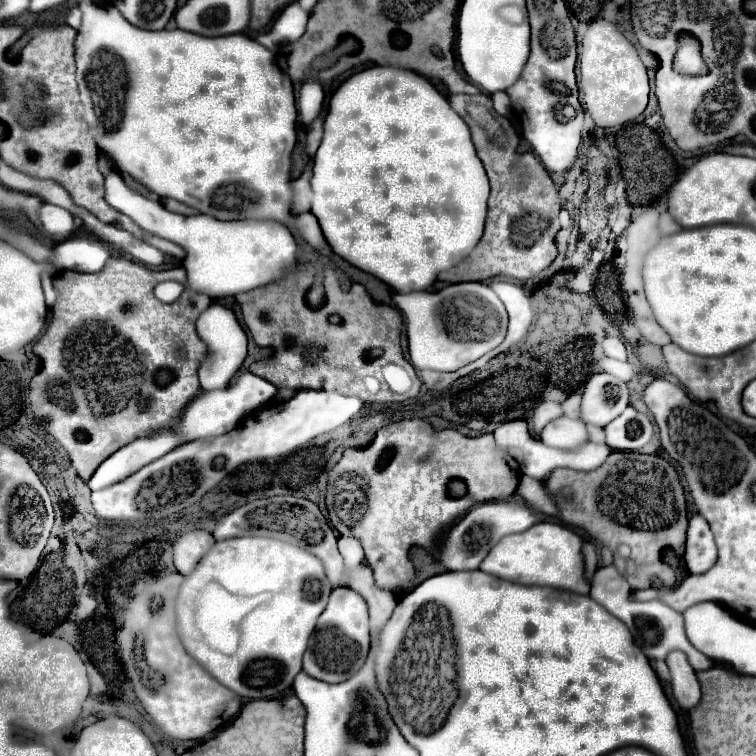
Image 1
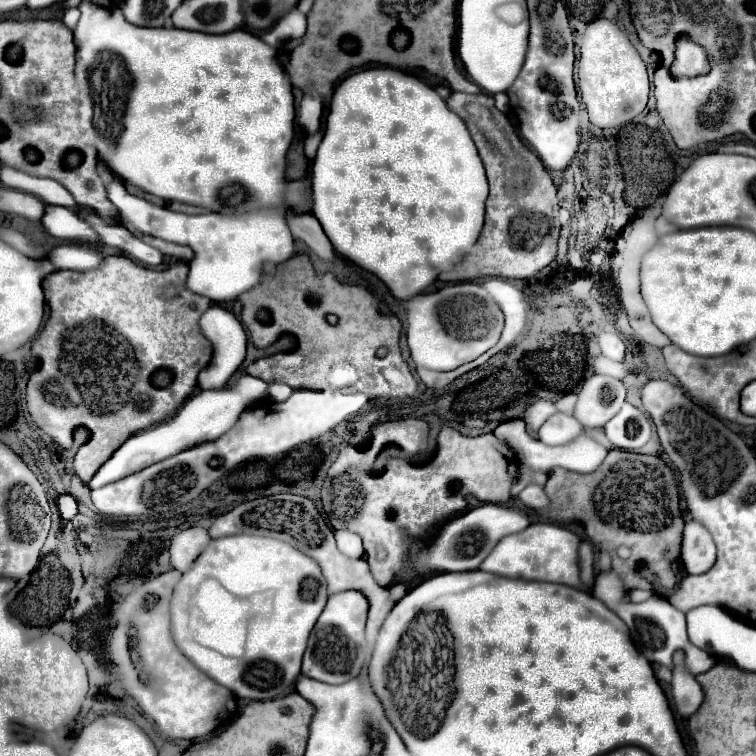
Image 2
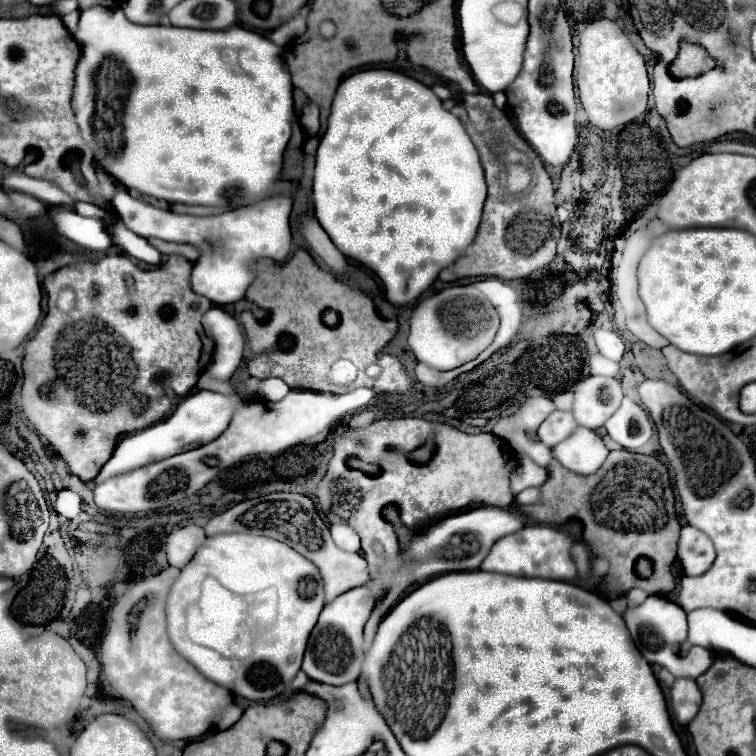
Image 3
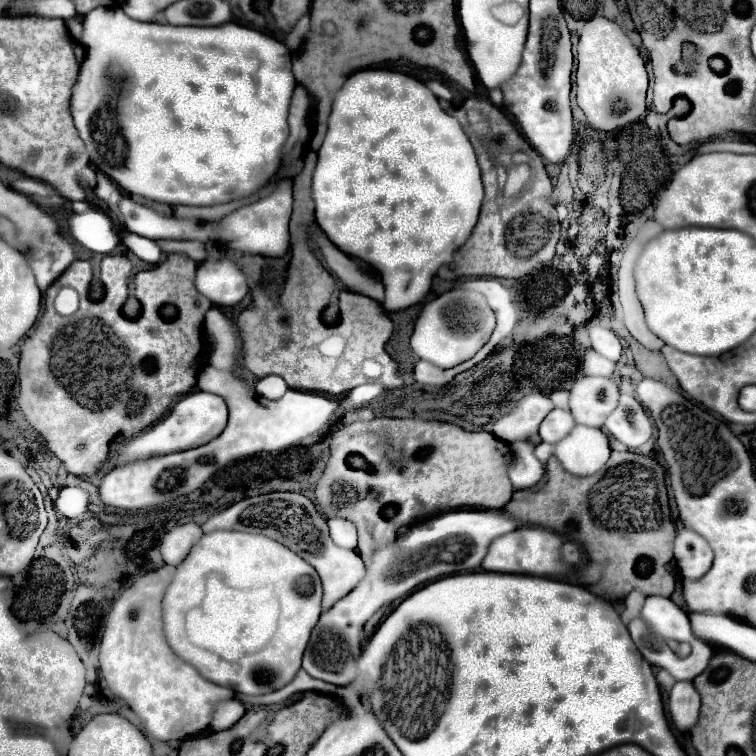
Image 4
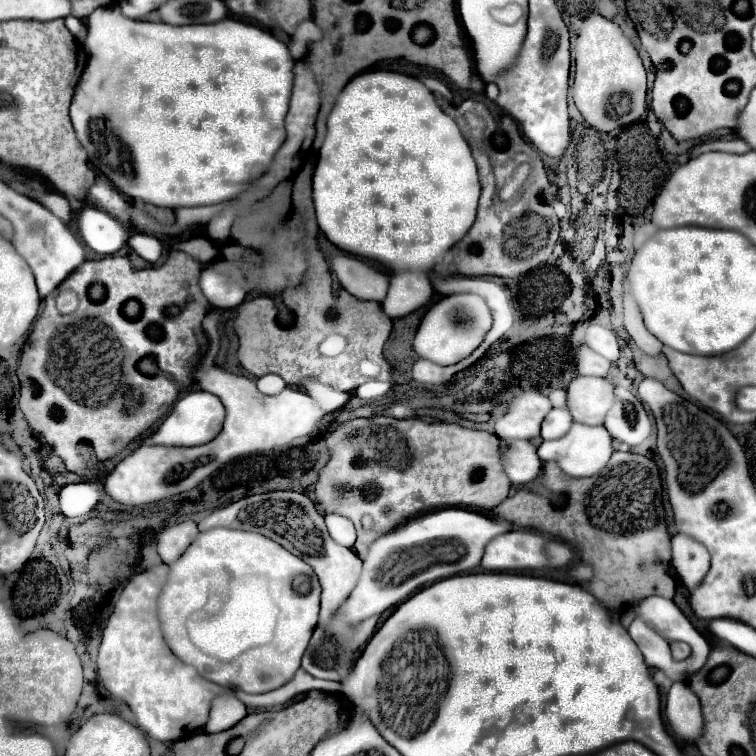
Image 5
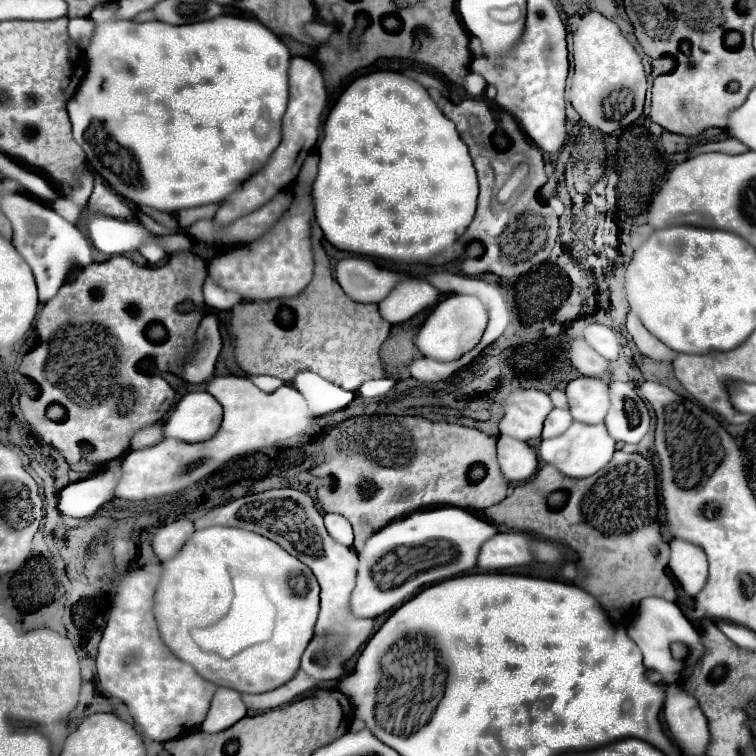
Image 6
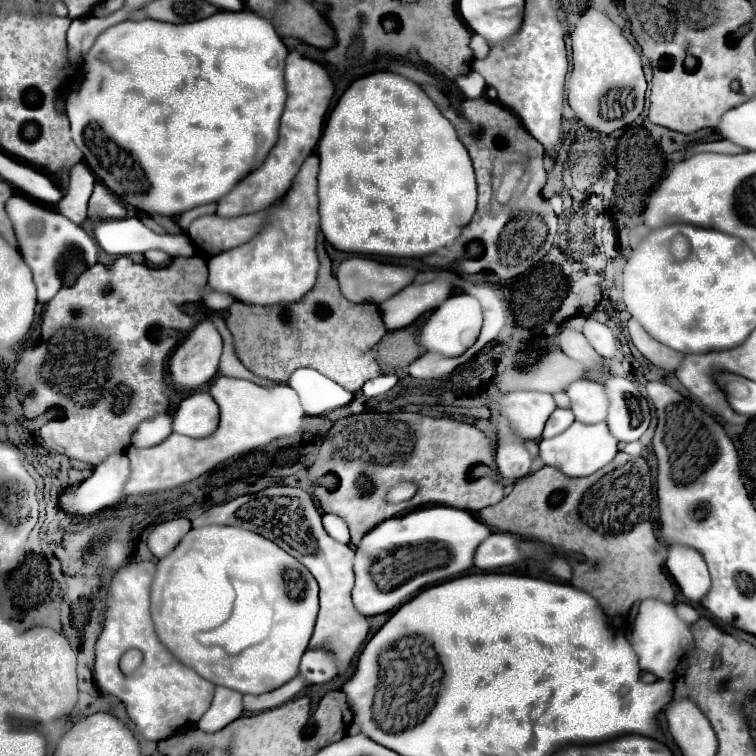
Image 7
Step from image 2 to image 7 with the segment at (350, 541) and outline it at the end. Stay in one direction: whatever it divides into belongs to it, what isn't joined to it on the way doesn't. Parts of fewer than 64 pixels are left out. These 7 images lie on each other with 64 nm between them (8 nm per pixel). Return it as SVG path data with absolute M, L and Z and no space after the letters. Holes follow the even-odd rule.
M324 514L322 522L324 522L324 530L334 540L338 540L342 544L350 544L350 532L348 532L348 526L344 524L344 520L340 520L338 516L332 516L332 514Z

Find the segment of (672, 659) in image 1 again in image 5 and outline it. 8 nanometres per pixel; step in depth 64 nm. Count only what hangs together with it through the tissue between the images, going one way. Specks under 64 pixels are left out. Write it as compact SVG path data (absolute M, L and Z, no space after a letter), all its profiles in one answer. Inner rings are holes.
M674 682L666 698L666 718L674 734L684 742L694 742L702 734L700 700L686 682Z

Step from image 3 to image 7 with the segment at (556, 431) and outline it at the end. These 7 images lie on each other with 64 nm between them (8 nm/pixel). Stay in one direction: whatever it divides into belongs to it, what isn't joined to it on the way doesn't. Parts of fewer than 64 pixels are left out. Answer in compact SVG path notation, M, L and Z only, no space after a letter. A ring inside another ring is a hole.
M556 408L556 410L550 414L548 422L546 422L546 428L544 428L544 432L542 432L542 438L552 438L552 436L564 432L572 422L574 422L572 410Z

